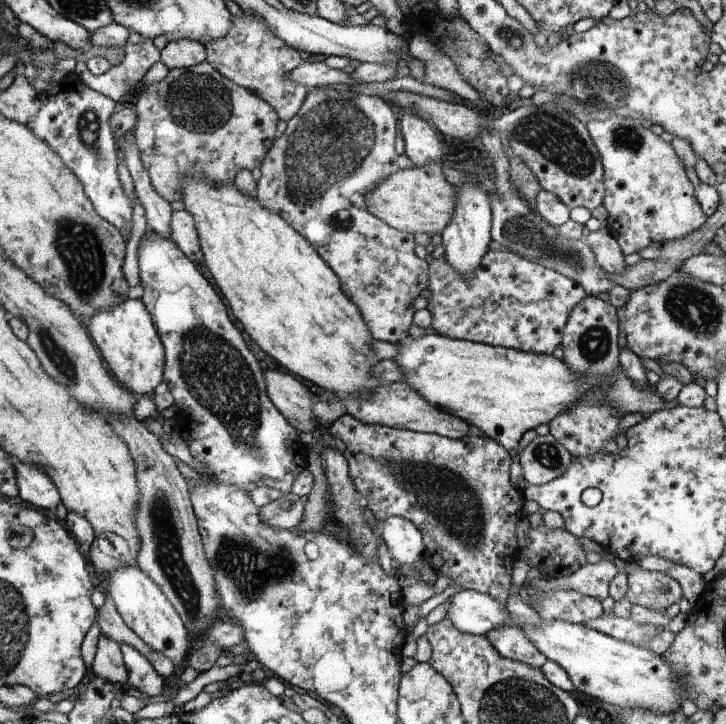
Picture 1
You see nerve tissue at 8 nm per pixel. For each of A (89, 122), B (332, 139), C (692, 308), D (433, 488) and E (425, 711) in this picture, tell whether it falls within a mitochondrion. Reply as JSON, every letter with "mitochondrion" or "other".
{"A":"mitochondrion","B":"mitochondrion","C":"mitochondrion","D":"mitochondrion","E":"other"}

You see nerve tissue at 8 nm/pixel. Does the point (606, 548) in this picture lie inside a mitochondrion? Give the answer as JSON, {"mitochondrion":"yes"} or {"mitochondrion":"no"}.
{"mitochondrion":"no"}

